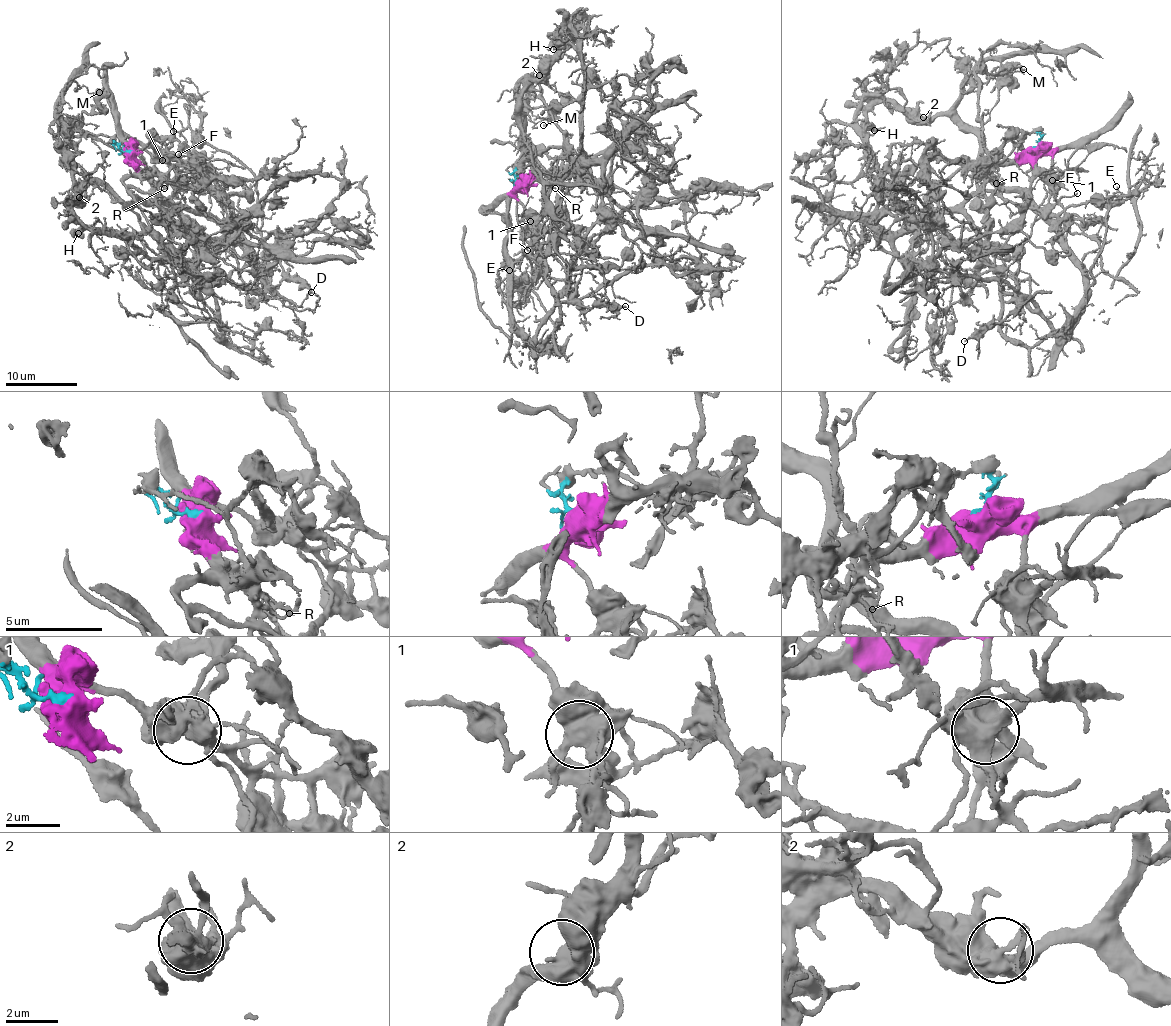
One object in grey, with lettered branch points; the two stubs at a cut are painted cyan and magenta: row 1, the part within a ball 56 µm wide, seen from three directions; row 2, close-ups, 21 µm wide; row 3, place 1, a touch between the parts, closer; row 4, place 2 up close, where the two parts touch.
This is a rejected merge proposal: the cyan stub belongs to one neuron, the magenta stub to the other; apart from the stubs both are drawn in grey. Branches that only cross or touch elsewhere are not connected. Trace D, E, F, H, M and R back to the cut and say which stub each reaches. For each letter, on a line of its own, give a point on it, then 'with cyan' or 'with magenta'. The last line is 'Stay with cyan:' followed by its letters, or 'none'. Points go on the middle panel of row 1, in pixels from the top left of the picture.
D: at (625, 306); with magenta
E: at (509, 270); with magenta
F: at (527, 250); with magenta
H: at (553, 49); with magenta
M: at (543, 125); with magenta
R: at (555, 188); with cyan
Stay with cyan: R

